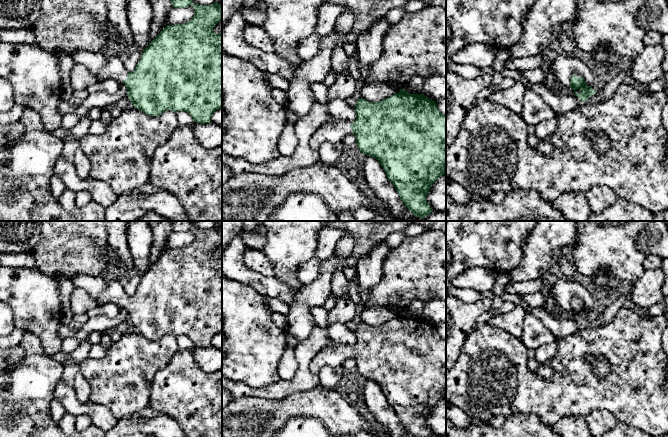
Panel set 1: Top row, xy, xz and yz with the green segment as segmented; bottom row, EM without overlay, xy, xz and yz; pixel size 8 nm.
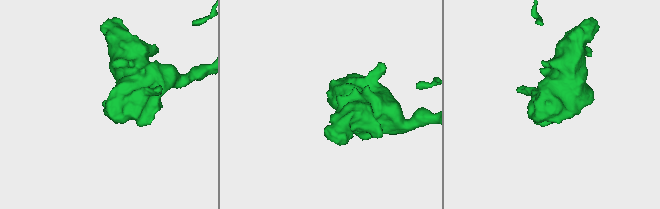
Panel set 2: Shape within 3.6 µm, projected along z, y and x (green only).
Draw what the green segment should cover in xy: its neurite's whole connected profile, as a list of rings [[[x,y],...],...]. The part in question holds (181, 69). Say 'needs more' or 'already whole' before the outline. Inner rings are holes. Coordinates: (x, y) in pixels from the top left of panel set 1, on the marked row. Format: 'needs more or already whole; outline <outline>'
needs more; outline [[[171,0],[171,2],[174,8],[186,8],[189,5],[191,5],[195,11],[194,17],[189,22],[186,23],[177,24],[177,25],[167,25],[162,31],[160,31],[158,36],[155,39],[153,39],[149,43],[148,47],[144,49],[144,51],[142,52],[140,61],[138,62],[133,72],[131,73],[126,72],[124,68],[123,58],[118,56],[106,56],[98,52],[75,52],[71,55],[71,57],[74,59],[75,63],[87,67],[97,78],[98,82],[112,78],[117,80],[119,83],[124,83],[128,90],[127,96],[130,99],[133,106],[143,111],[145,114],[149,116],[158,116],[167,110],[171,110],[173,112],[186,111],[192,116],[194,122],[200,124],[210,123],[213,113],[216,110],[222,108],[222,32],[220,34],[215,34],[213,32],[214,26],[218,22],[222,23],[222,5],[220,5],[218,2],[212,3],[210,5],[199,5],[199,4],[193,5],[192,0]]]

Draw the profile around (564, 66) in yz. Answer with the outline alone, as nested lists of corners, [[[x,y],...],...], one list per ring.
[[[557,50],[552,61],[548,64],[548,70],[553,72],[558,83],[566,88],[570,88],[571,79],[577,72],[585,79],[588,87],[592,86],[594,82],[593,72],[578,54],[568,55]]]

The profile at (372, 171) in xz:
[[[364,155],[362,159],[362,176],[374,192],[375,197],[390,213],[394,221],[404,221],[408,208],[401,200],[393,184],[388,180],[380,162],[372,157]]]

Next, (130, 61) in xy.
[[[133,47],[130,52],[123,58],[124,68],[127,73],[131,73],[135,70],[142,55],[141,49]]]

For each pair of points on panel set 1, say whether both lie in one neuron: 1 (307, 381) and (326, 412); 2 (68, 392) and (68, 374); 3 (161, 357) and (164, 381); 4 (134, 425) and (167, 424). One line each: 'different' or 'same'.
1: different
2: different
3: different
4: same

